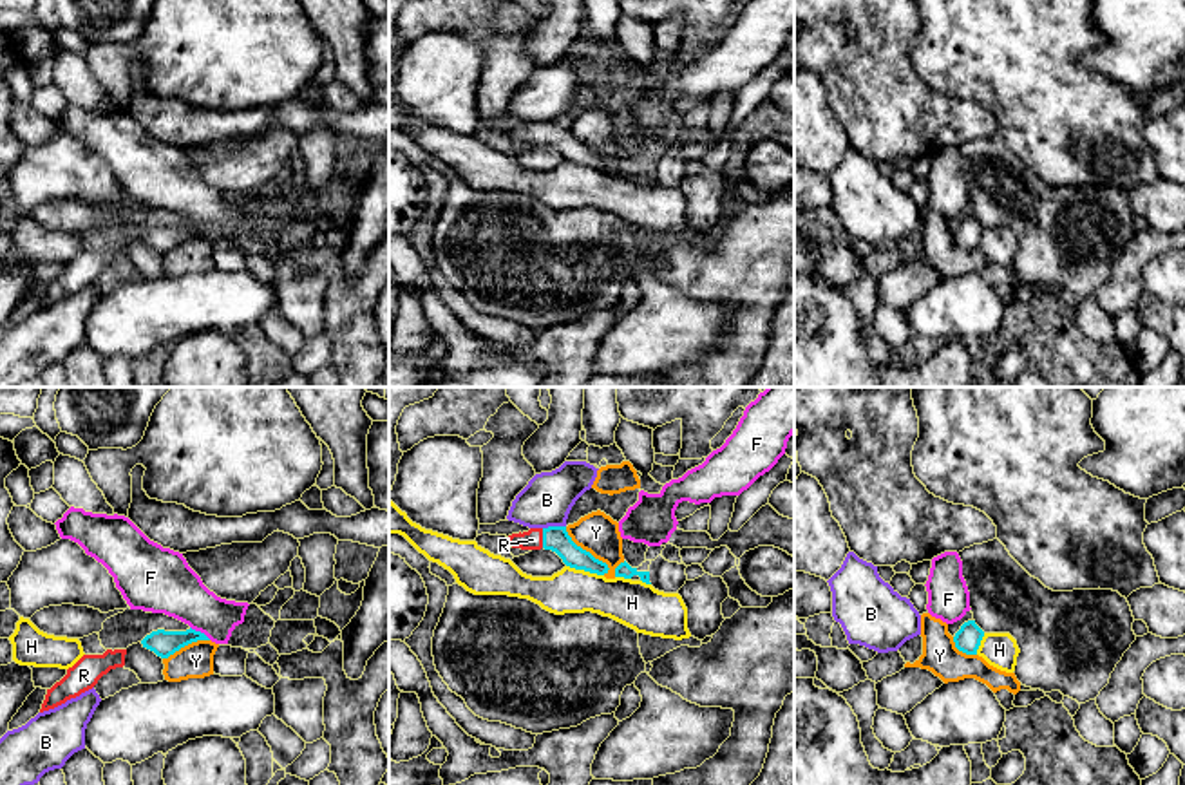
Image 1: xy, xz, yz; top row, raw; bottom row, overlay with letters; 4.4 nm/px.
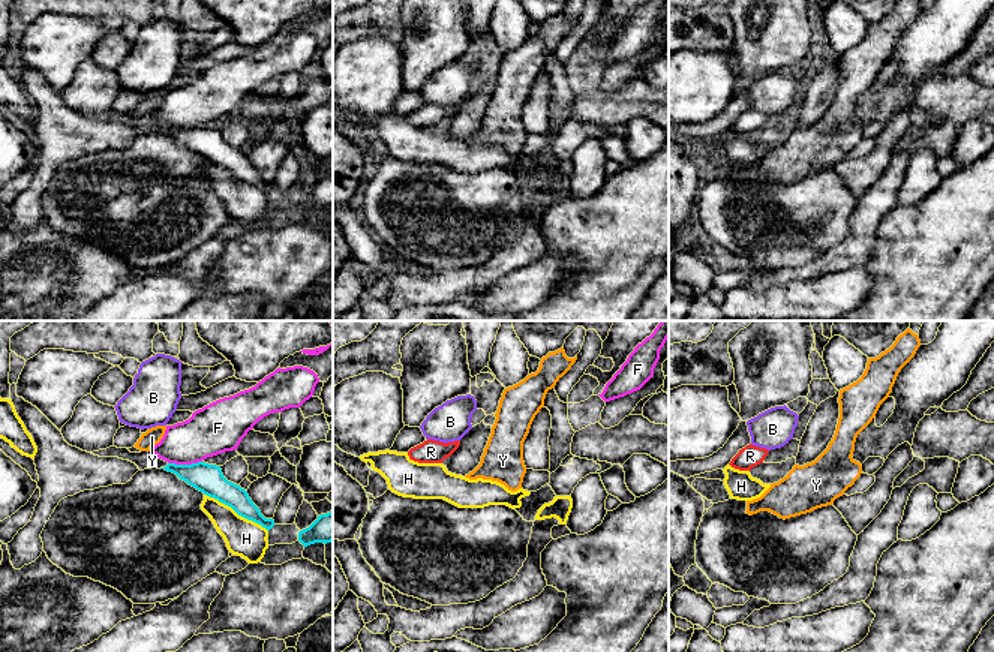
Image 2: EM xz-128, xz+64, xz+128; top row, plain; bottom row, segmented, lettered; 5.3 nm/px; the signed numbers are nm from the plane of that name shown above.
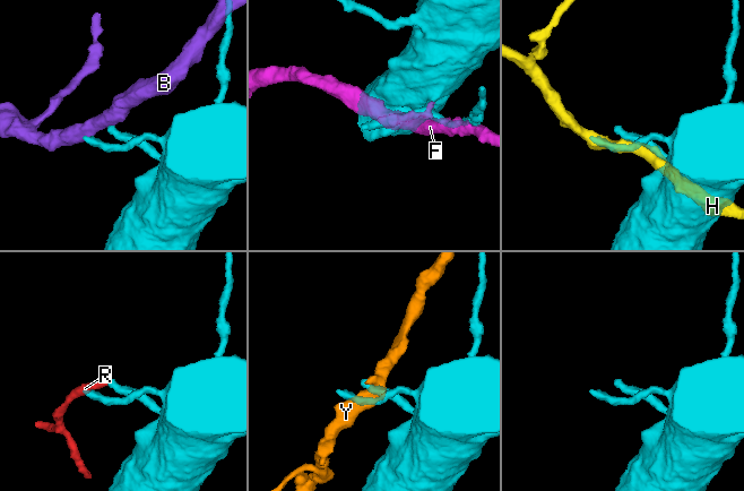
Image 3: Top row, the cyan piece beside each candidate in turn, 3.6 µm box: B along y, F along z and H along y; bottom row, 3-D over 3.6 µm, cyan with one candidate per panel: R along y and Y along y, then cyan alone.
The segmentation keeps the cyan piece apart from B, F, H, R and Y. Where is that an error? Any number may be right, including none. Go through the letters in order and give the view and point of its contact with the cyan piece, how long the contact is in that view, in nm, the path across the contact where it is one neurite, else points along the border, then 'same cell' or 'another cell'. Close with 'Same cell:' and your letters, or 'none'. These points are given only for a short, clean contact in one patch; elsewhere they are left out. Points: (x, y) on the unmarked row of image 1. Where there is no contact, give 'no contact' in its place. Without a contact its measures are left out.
B: meets cyan in xz at (554, 122); contact 110 nm long; border along xz (565, 120), (543, 123); another cell
F: meets cyan in xy at (199, 226); contact 110 nm long; border along xy (190, 221), (210, 234); another cell
H: meets cyan in xz at (585, 165); contact 180 nm long; another cell
R: meets cyan in xz at (543, 132); contact 90 nm long; runs through xz (554, 132), (543, 132), (532, 134); same cell
Y: meets cyan in xz at (588, 147); contact 280 nm long; border along xz (565, 122), (578, 140), (606, 160), (606, 169); another cell
Same cell: R

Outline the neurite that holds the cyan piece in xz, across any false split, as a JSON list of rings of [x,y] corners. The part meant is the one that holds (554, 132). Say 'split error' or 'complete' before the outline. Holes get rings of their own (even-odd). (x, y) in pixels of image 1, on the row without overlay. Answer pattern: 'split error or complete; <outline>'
split error; [[[566,121],[530,123],[523,128],[512,128],[508,130],[508,139],[521,145],[552,145],[566,161],[575,165],[584,165],[597,170],[604,170],[610,165],[606,157],[577,141],[568,130]]]

